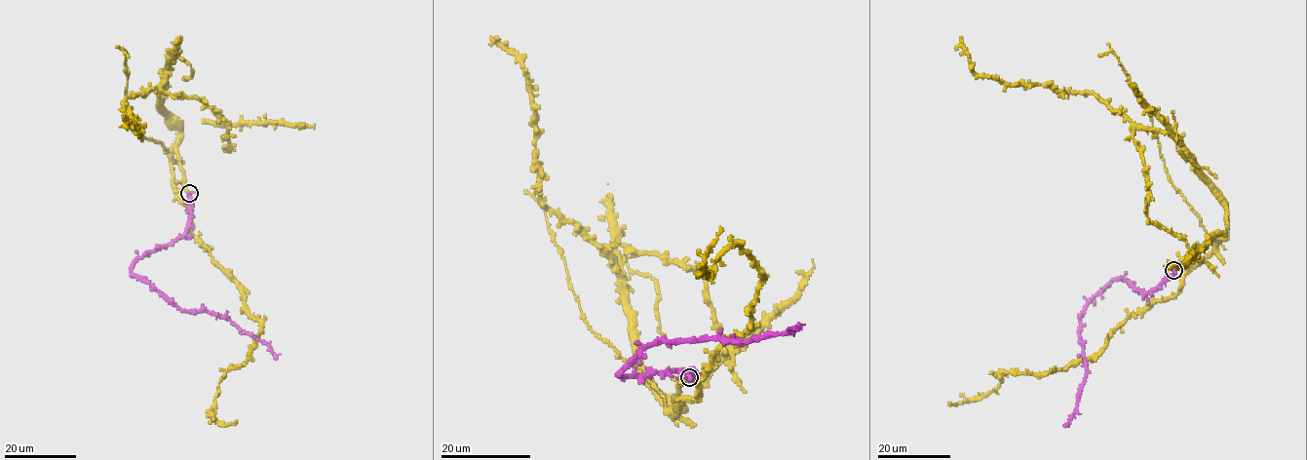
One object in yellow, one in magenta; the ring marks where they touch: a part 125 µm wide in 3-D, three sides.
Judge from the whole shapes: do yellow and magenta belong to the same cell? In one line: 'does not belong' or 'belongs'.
belongs

